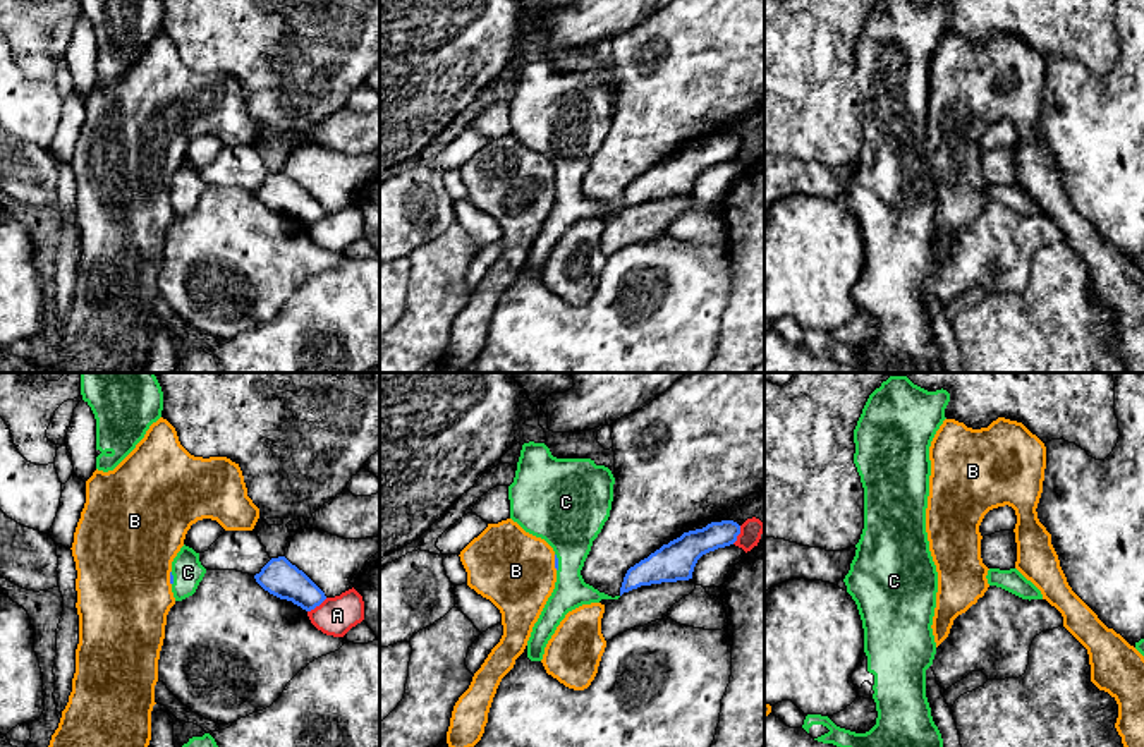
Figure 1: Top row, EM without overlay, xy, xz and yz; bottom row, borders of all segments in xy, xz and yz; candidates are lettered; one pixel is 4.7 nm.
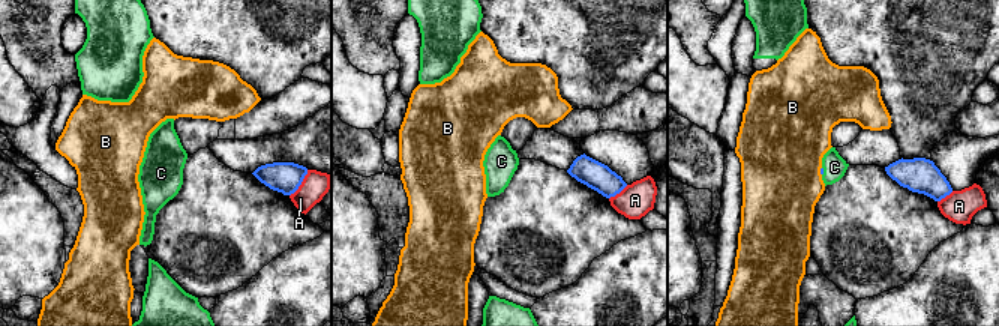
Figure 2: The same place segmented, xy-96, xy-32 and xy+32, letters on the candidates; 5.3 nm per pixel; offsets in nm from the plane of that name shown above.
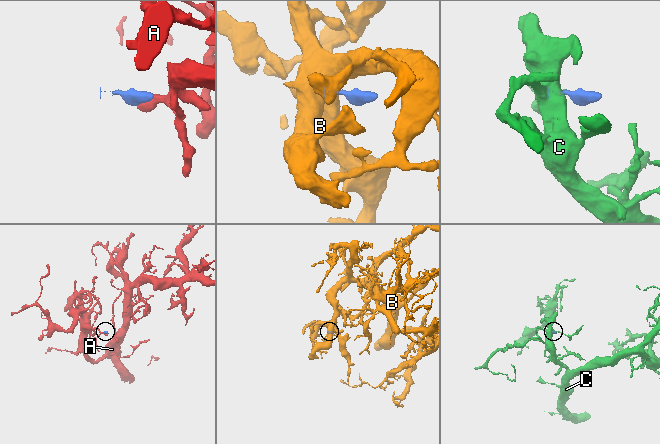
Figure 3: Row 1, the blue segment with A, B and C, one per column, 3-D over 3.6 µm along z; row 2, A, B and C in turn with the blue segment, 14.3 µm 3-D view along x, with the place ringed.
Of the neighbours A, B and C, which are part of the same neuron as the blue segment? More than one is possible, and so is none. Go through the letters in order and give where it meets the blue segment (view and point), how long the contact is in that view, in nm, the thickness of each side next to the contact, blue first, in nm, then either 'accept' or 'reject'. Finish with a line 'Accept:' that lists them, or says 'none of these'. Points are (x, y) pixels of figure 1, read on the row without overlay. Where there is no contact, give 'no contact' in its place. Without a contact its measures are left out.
A: xy (316, 220) | 120 nm | 170/180 nm | reject
B: xz (555, 177) | 70 nm | 20/360 nm | reject
C: xz (557, 177) | 90 nm | 20/360 nm | accept
Accept: C

